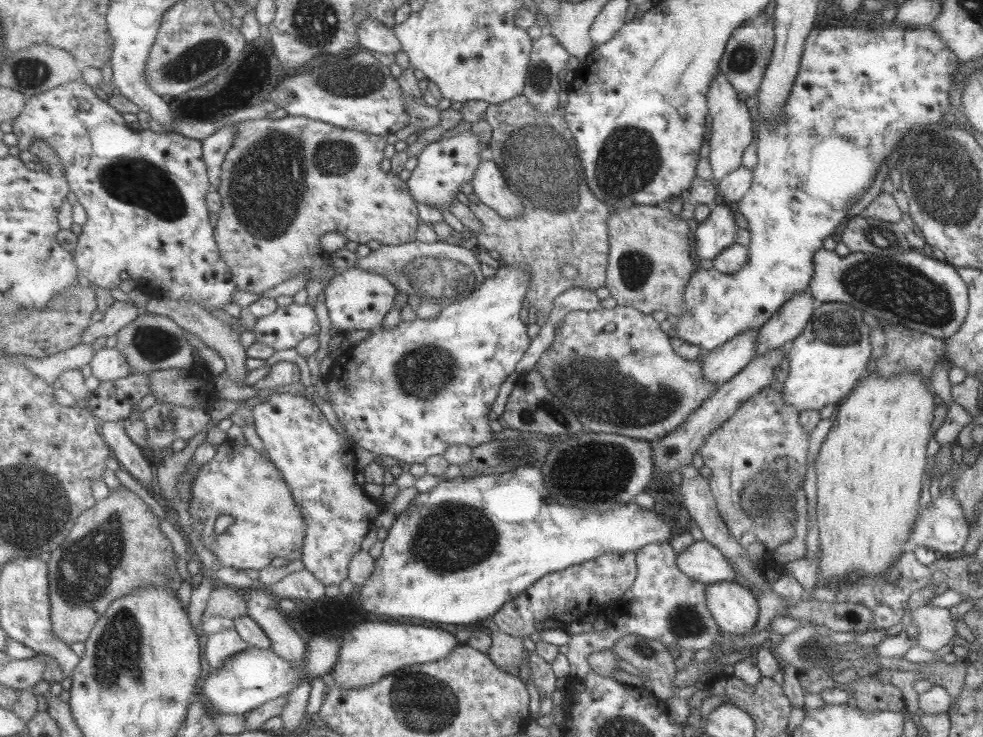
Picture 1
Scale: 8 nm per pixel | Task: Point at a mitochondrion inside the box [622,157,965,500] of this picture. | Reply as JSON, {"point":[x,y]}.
{"point":[909,294]}

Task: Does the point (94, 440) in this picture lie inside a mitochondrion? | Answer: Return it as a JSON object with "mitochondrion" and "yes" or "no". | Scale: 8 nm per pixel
{"mitochondrion":"no"}

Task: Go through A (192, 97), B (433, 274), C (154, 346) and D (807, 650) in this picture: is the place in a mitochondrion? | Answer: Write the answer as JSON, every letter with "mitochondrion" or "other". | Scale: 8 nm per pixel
{"A":"mitochondrion","B":"mitochondrion","C":"mitochondrion","D":"mitochondrion"}

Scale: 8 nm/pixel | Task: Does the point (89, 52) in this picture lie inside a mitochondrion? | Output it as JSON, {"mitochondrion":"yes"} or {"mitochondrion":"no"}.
{"mitochondrion":"no"}

